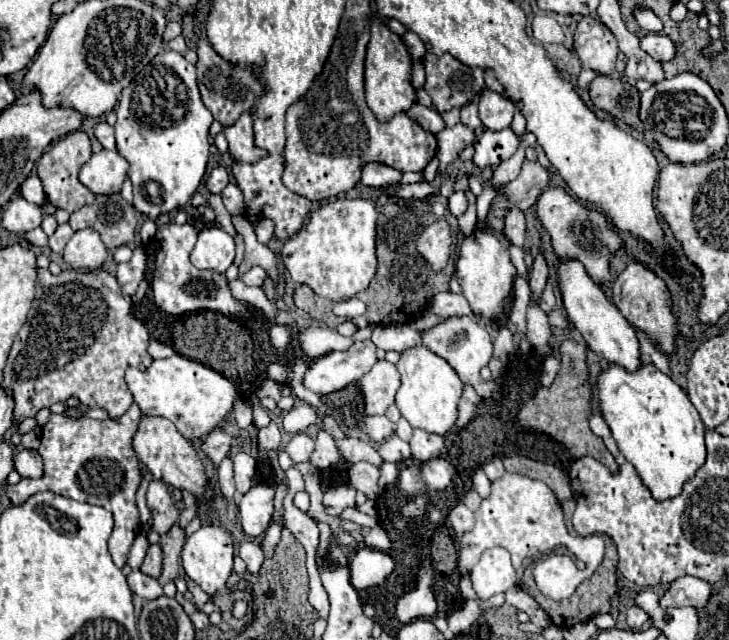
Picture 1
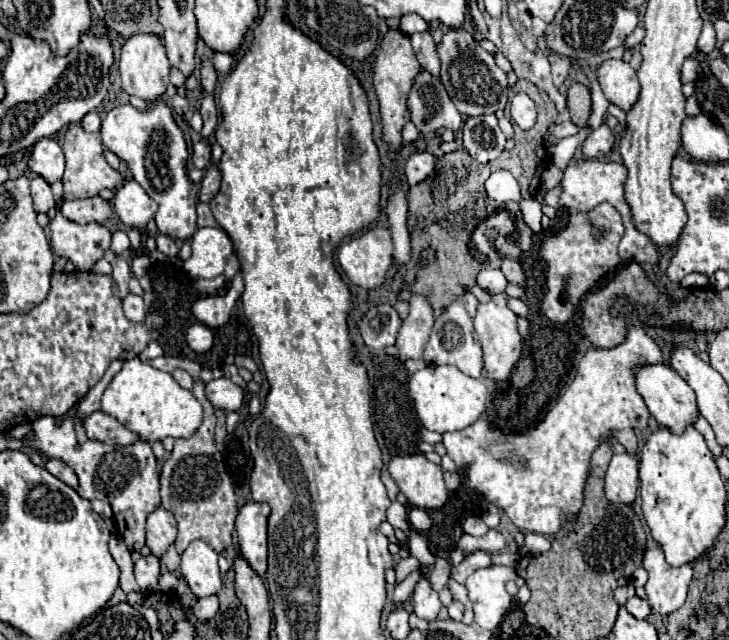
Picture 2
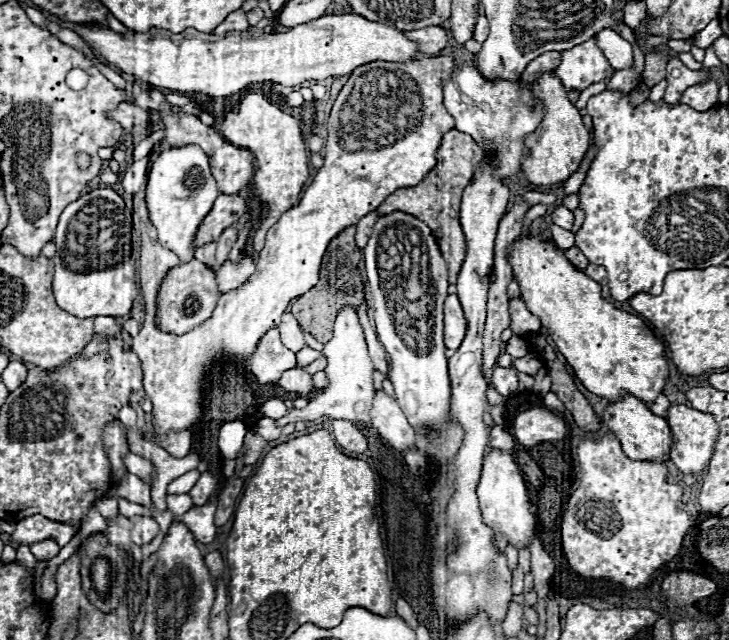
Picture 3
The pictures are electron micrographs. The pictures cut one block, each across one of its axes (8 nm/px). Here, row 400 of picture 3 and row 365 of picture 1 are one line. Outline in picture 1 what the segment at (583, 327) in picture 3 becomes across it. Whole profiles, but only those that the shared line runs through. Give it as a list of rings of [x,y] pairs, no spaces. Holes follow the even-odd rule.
[[[610,364],[610,368],[604,370],[598,378],[598,398],[602,416],[608,422],[622,456],[636,468],[642,484],[650,490],[652,498],[656,502],[676,498],[682,492],[684,482],[688,482],[706,462],[704,424],[686,392],[670,376],[662,374],[654,364],[644,364],[636,372],[626,372],[624,368]]]

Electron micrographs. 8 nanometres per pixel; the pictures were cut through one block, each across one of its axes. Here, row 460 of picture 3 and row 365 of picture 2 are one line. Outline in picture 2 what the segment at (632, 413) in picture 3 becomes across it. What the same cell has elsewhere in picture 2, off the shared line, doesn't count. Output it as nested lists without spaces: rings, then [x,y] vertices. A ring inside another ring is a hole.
[[[658,364],[658,366],[642,366],[636,370],[636,386],[638,392],[642,394],[650,414],[656,418],[656,422],[664,428],[668,428],[670,432],[684,432],[686,426],[694,424],[698,418],[698,406],[696,406],[696,394],[694,390],[686,384],[686,380],[672,370],[666,364]]]

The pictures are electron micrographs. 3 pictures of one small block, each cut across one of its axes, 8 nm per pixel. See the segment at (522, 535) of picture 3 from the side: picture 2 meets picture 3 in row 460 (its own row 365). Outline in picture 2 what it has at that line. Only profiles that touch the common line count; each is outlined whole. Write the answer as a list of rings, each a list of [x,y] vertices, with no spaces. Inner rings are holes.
[[[494,294],[488,304],[478,306],[474,328],[480,336],[480,344],[484,350],[486,378],[496,380],[496,382],[506,382],[512,376],[512,370],[522,352],[522,336],[516,328],[516,314],[506,306],[506,294]]]

